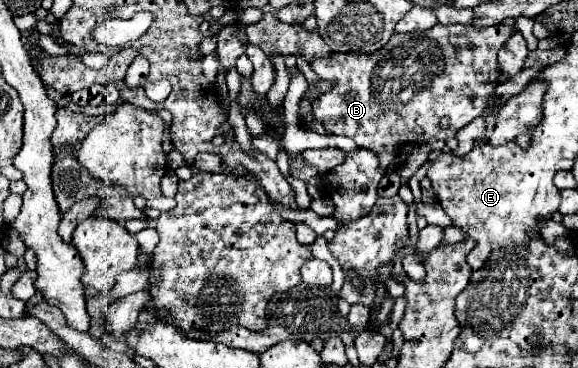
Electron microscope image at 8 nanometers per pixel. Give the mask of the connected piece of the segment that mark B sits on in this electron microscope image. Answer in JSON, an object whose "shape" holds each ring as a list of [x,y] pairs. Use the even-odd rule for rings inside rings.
{"shape":[[[436,25],[432,27],[432,31],[422,31],[422,33],[396,33],[380,51],[372,53],[372,55],[356,55],[356,53],[334,53],[330,55],[328,59],[316,59],[316,63],[312,63],[312,69],[318,73],[318,77],[322,79],[332,79],[336,81],[336,87],[328,93],[328,95],[320,95],[320,99],[316,99],[316,103],[312,103],[312,111],[314,111],[314,117],[318,117],[326,131],[330,135],[346,135],[350,139],[354,139],[358,143],[358,147],[364,147],[364,149],[372,149],[378,159],[380,159],[380,169],[382,173],[394,173],[394,171],[400,171],[406,163],[406,159],[410,157],[410,153],[420,147],[420,145],[426,145],[430,137],[438,137],[438,139],[448,139],[452,135],[456,135],[462,127],[466,127],[472,119],[480,117],[490,101],[490,97],[494,95],[494,89],[498,85],[498,67],[496,67],[496,55],[500,51],[500,47],[516,33],[516,27],[508,27],[508,25],[494,25],[494,27],[486,27],[484,31],[472,31],[472,27],[468,25]],[[442,119],[448,119],[448,125],[442,127]]]}

